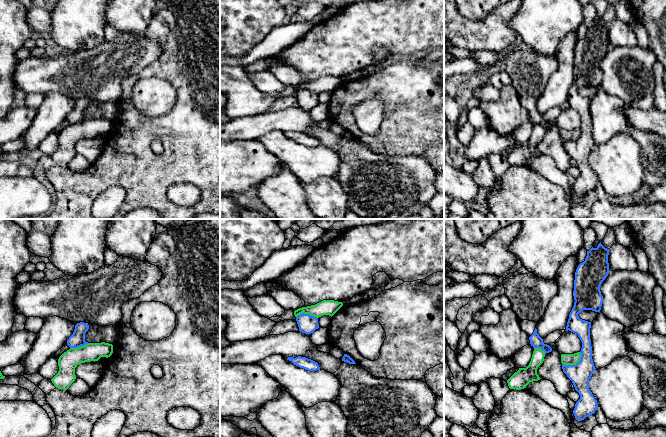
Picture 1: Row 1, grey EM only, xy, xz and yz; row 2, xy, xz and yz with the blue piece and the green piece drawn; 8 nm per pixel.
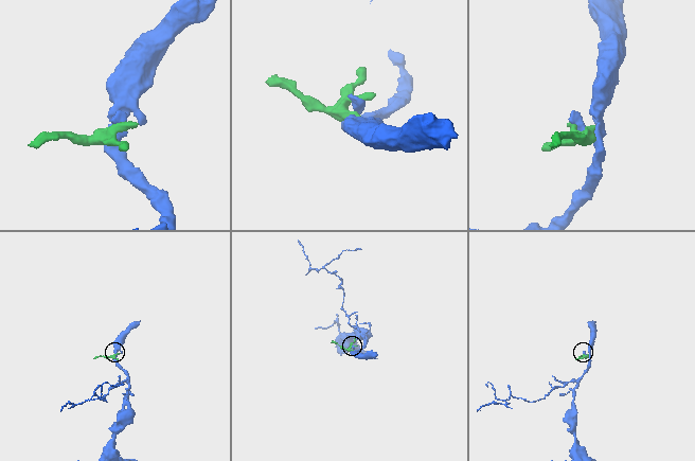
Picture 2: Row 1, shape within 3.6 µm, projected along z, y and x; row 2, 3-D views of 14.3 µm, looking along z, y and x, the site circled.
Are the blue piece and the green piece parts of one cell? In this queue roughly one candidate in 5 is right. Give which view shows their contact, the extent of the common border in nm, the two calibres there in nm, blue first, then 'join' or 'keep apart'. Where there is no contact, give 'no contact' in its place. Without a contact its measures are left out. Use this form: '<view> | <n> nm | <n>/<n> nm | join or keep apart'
yz | 180 nm | 170/100 nm | keep apart

